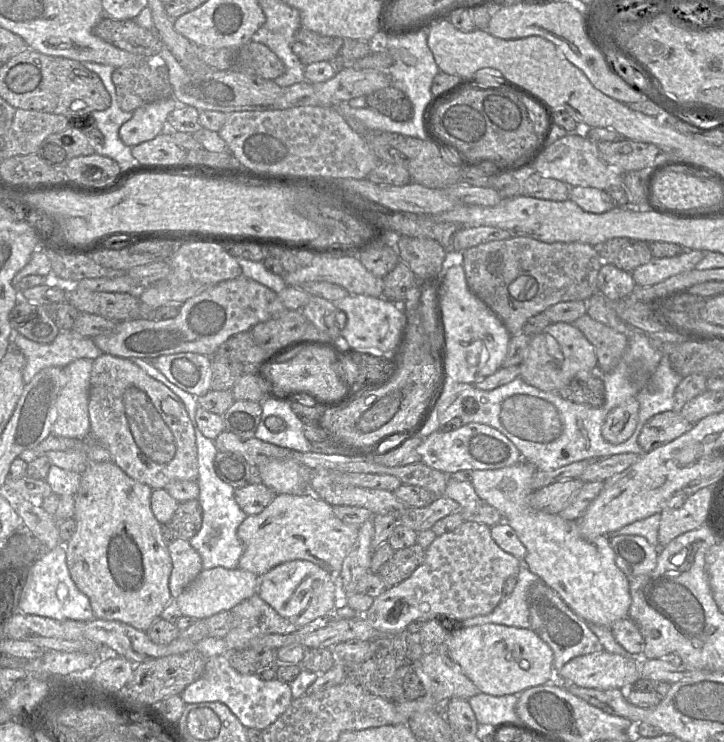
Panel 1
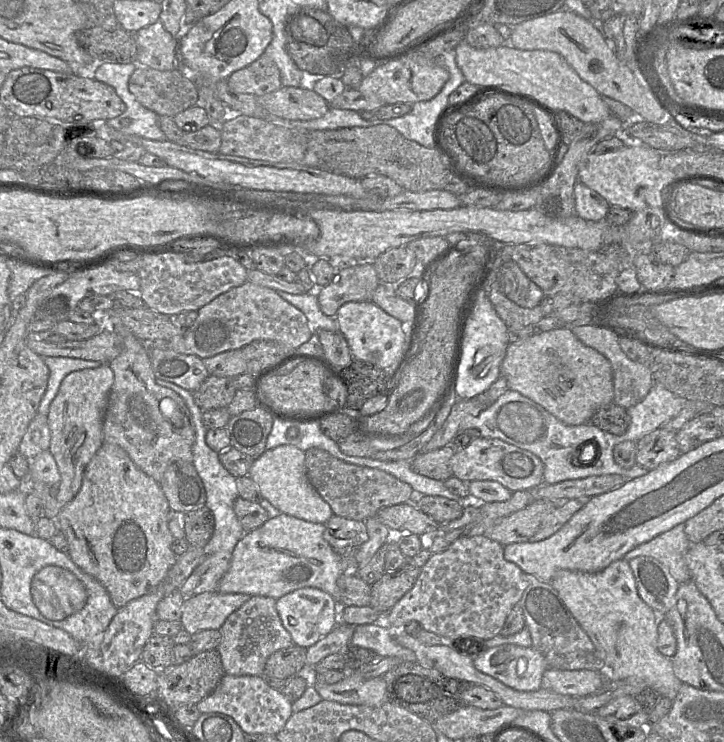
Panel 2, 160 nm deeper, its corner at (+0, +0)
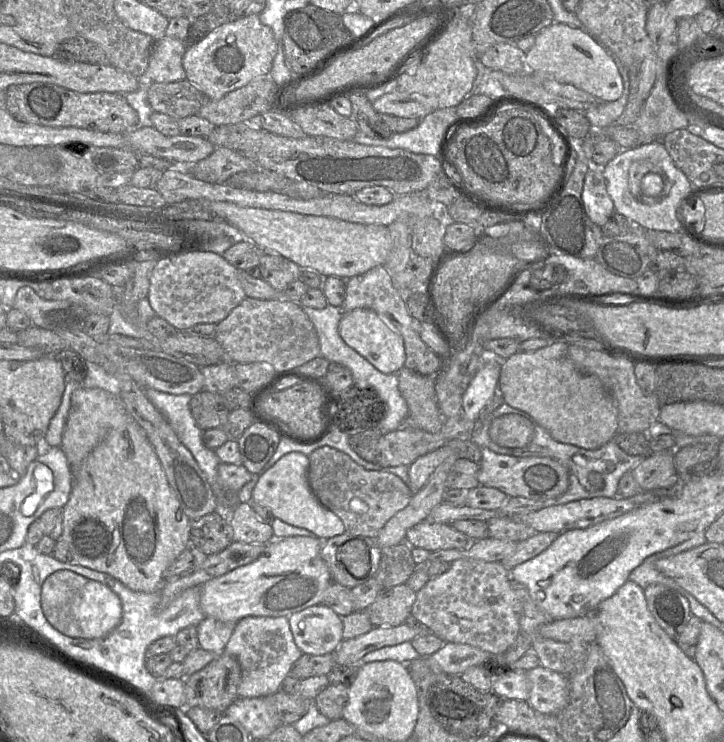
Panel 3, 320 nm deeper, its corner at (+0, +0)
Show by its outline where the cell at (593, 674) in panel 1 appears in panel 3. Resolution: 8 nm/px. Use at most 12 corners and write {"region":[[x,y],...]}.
{"region":[[543,666],[527,671],[528,704],[558,715],[569,678]]}

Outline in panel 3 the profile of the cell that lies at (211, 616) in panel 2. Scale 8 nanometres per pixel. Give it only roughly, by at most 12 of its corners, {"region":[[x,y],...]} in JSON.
{"region":[[205,617],[196,626],[200,647],[222,655],[234,623]]}

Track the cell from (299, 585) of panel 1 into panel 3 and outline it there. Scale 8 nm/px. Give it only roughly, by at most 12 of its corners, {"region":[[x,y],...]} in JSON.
{"region":[[324,604],[288,617],[297,647],[333,654],[343,621]]}

